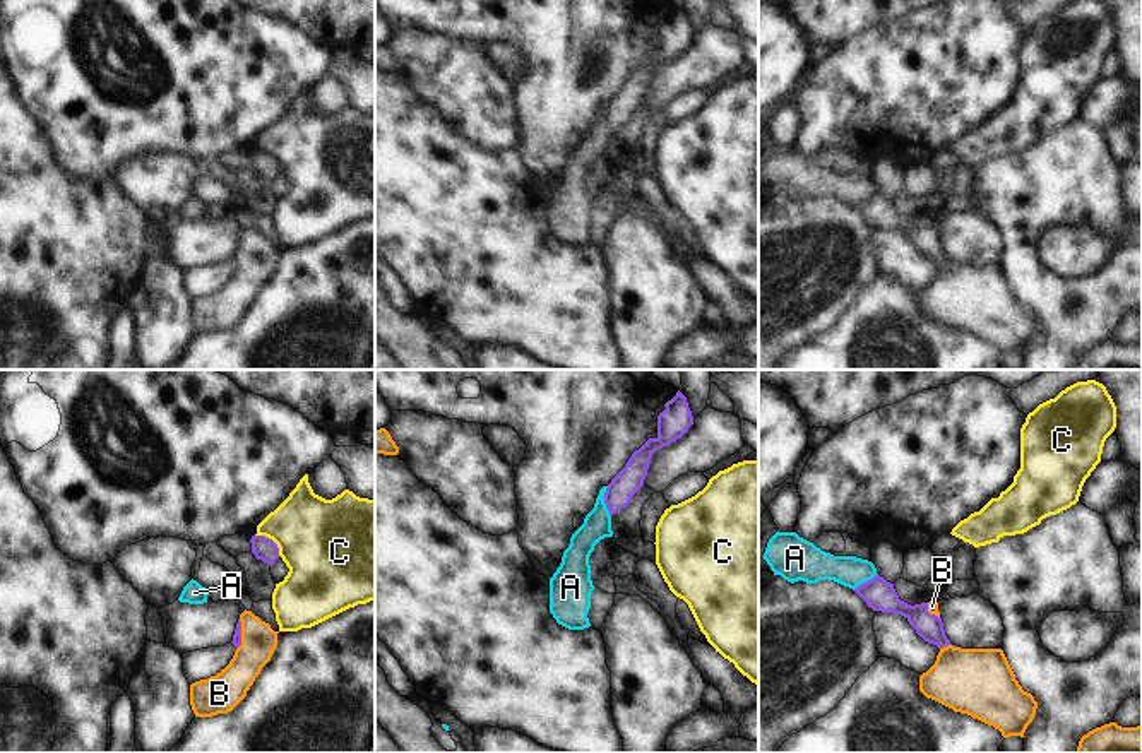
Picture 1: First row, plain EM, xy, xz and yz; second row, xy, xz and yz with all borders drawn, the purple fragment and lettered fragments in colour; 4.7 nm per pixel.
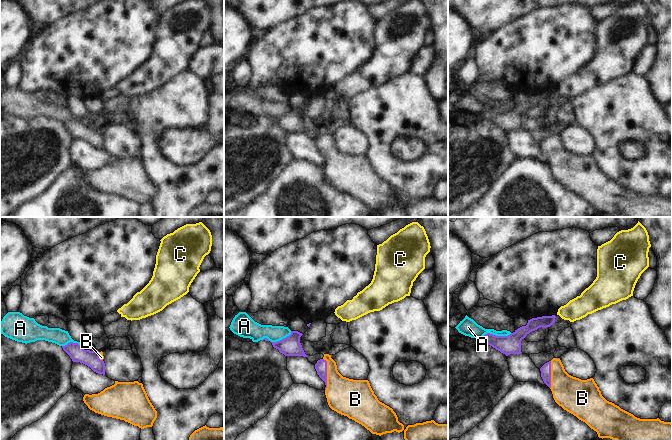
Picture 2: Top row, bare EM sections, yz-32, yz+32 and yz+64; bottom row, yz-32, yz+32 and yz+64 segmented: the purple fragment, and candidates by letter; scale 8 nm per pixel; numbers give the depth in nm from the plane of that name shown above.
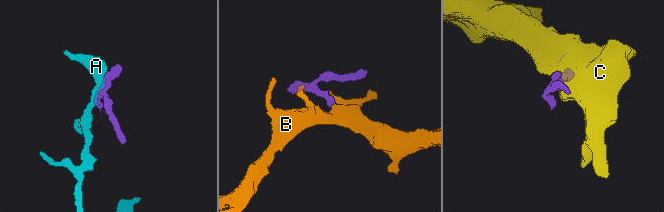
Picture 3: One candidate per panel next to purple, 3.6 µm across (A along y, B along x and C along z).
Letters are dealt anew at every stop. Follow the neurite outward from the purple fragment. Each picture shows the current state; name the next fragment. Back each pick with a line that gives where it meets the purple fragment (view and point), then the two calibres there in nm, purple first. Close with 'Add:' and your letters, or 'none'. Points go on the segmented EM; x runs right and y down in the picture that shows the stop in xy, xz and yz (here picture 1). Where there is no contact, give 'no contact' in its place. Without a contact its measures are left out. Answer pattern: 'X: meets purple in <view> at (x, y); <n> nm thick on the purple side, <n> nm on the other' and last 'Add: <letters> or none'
B: meets purple in xy at (240, 635); 50 nm thick on the purple side, 170 nm on the other
Add: B

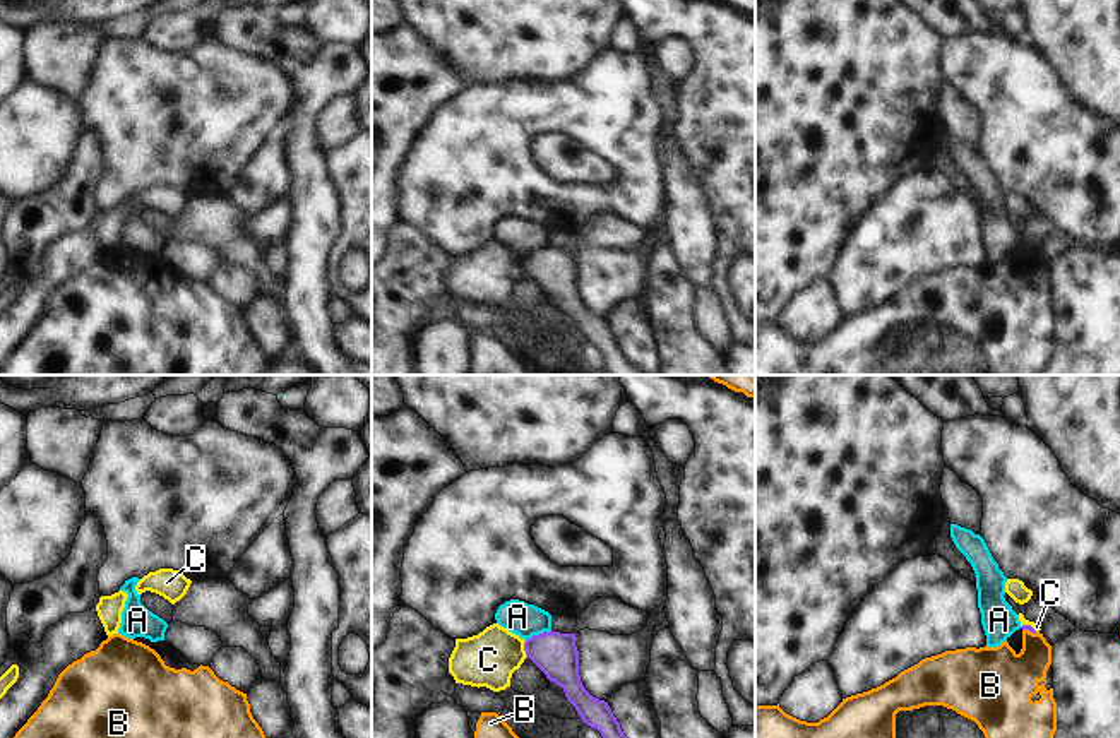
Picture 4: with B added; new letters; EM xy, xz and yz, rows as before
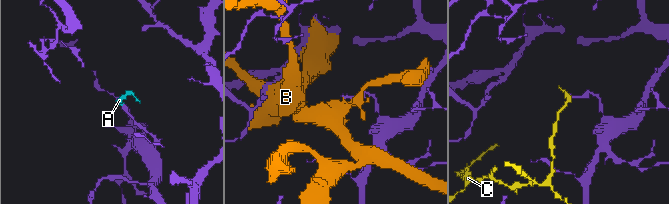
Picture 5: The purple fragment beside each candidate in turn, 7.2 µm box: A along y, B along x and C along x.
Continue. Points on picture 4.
Add: none

